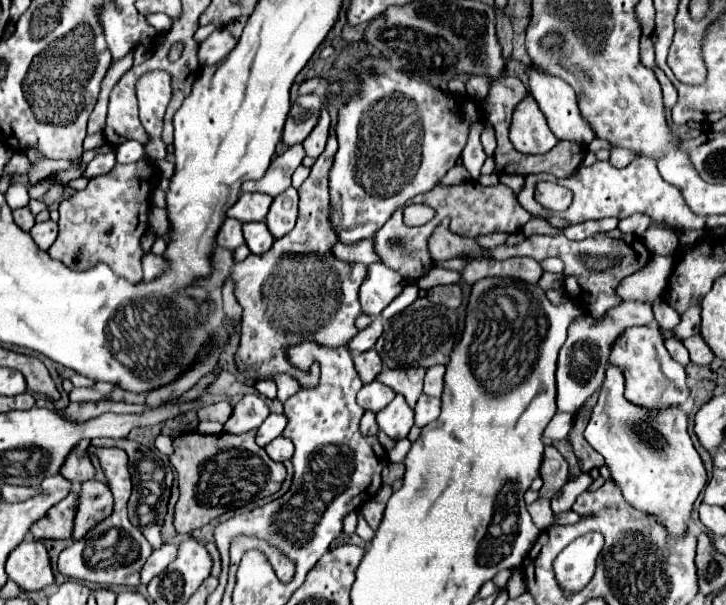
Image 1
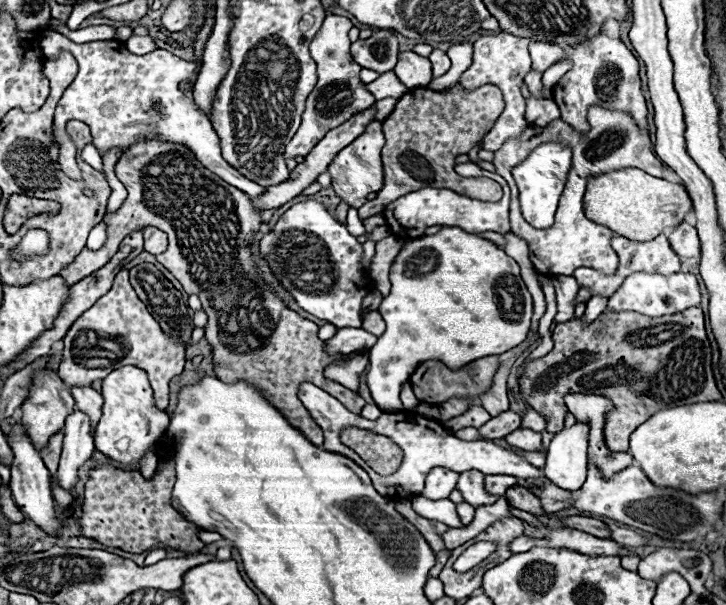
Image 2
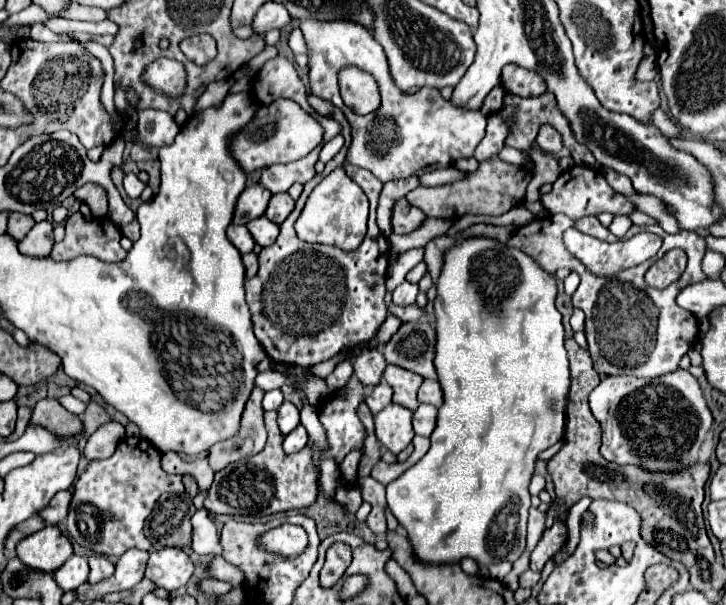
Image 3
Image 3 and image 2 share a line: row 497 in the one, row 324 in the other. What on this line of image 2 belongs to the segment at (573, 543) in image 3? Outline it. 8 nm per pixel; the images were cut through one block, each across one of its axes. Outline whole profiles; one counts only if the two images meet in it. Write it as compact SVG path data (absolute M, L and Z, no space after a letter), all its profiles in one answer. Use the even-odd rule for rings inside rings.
M592 296L586 302L586 309L583 315L583 325L592 323L606 308L607 299L600 296Z

